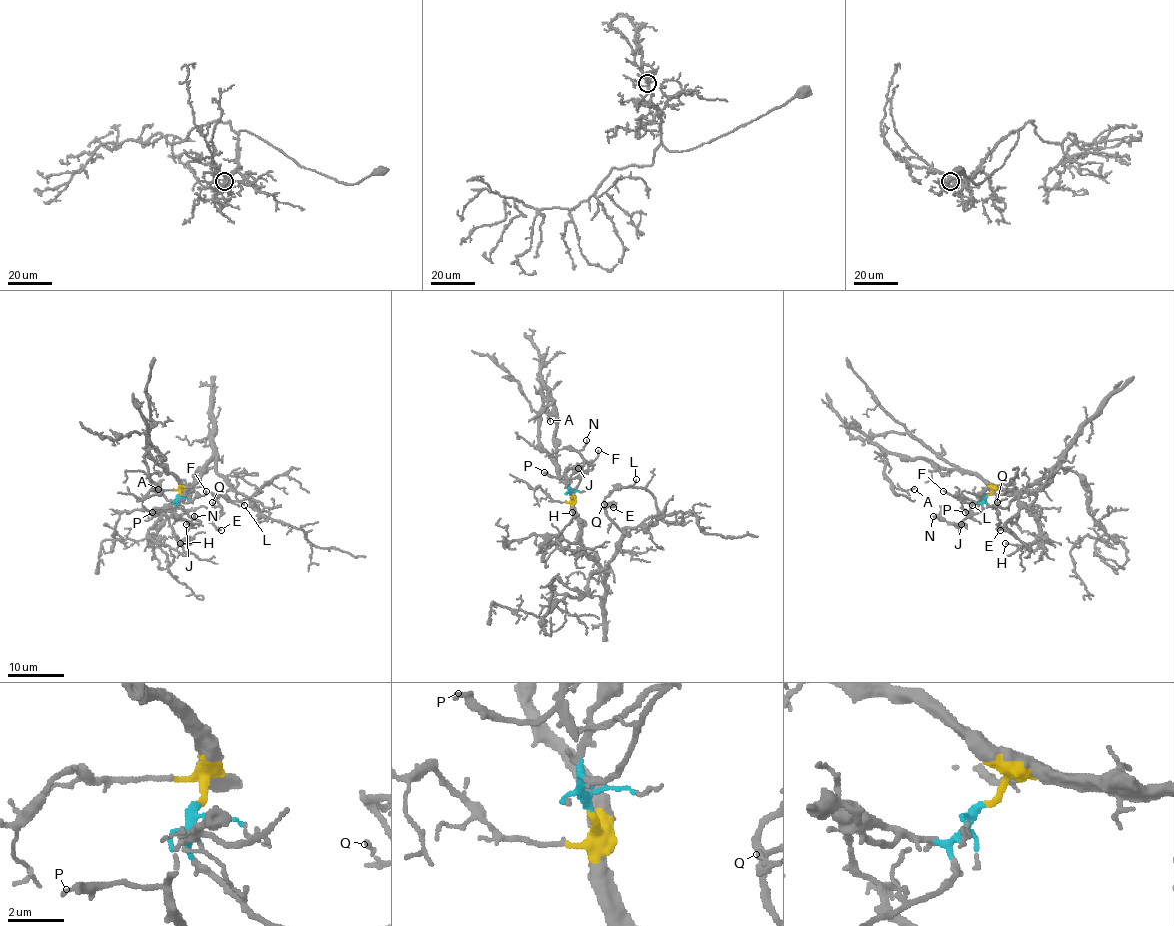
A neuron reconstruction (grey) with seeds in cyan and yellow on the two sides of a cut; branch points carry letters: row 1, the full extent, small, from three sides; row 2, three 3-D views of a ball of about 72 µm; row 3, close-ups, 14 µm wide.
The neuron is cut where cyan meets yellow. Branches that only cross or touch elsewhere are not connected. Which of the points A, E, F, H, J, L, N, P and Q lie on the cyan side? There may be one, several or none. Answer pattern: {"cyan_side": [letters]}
{"cyan_side": ["F", "J", "N", "P"]}

